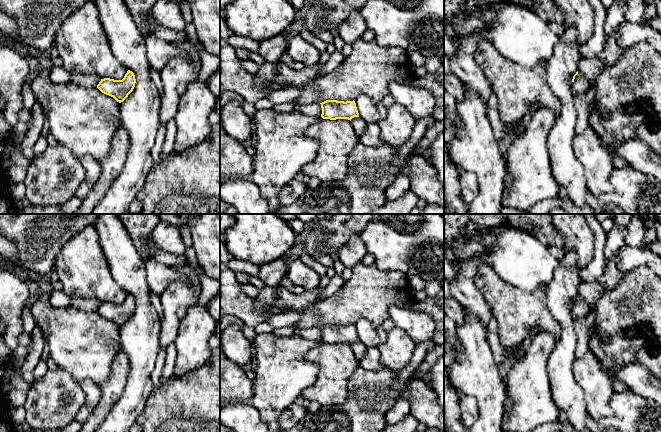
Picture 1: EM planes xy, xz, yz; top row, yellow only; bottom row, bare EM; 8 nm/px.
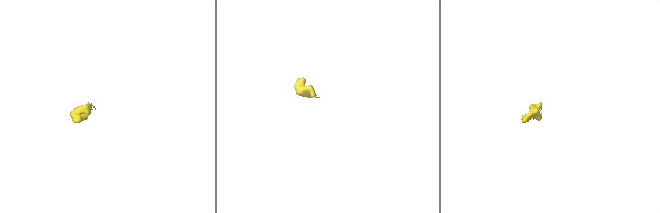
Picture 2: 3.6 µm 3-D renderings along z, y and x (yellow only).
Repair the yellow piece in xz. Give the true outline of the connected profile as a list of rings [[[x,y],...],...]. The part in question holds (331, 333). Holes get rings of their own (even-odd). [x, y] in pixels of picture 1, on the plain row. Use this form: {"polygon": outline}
{"polygon": [[[326,324],[321,328],[323,343],[348,343],[358,362],[364,357],[367,347],[359,341],[355,325]]]}

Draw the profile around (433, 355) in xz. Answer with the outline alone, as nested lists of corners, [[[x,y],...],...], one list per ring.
[[[436,344],[433,349],[428,351],[422,363],[414,371],[412,378],[421,380],[441,357],[444,357],[444,344]]]

